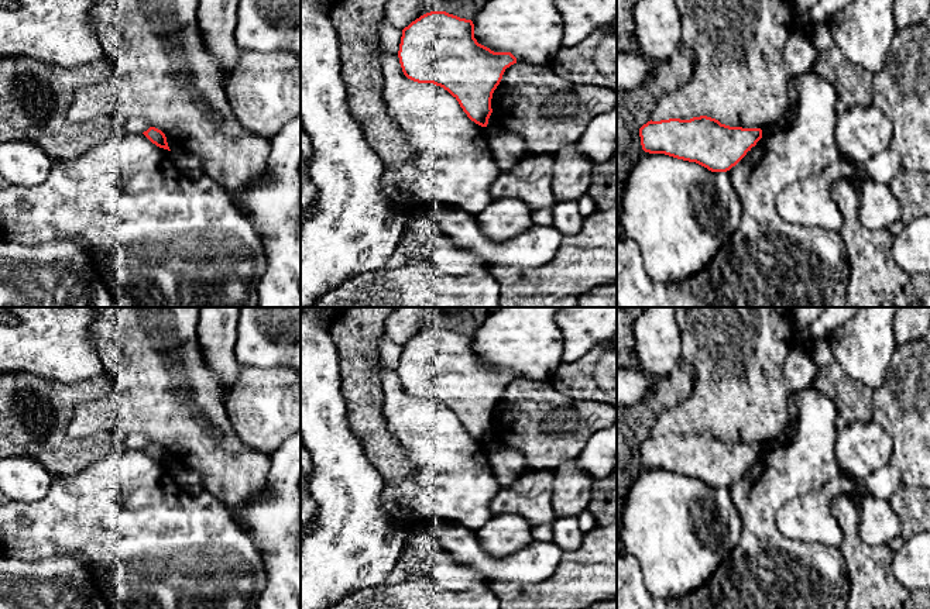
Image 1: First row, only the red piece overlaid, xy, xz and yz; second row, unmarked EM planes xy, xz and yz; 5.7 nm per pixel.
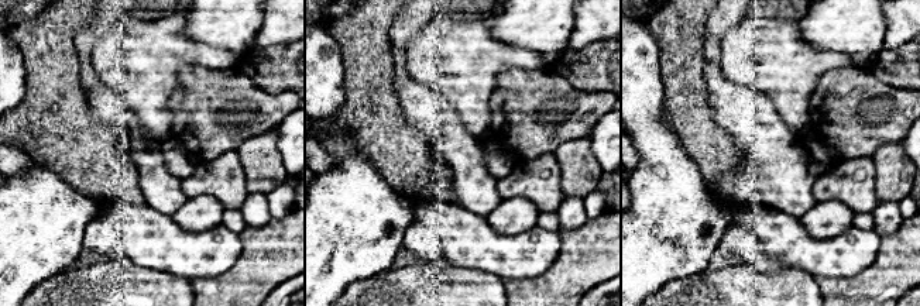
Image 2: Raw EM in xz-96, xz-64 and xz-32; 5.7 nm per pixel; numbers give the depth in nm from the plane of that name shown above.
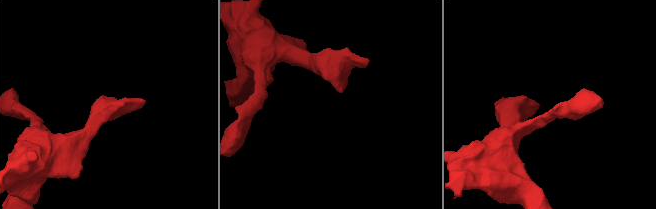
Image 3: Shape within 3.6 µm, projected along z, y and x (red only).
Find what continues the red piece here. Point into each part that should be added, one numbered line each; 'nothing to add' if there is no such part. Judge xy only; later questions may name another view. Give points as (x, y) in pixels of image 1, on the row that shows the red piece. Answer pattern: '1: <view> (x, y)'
nothing to add

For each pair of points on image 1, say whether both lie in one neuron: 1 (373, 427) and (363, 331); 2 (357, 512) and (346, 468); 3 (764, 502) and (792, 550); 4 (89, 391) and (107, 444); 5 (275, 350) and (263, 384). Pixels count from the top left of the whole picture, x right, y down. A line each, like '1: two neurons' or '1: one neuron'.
1: one neuron
2: one neuron
3: one neuron
4: one neuron
5: two neurons

